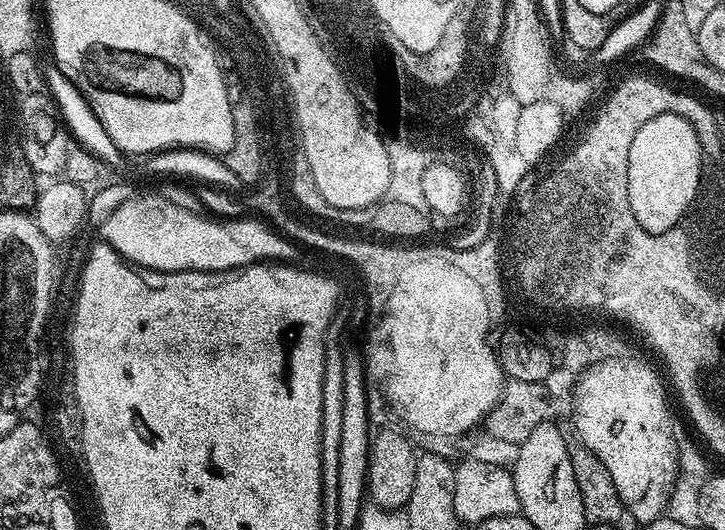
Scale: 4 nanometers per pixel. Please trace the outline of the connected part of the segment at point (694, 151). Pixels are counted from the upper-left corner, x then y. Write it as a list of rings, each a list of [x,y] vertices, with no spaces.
[[[658,114],[658,118],[650,118],[650,122],[646,122],[646,126],[642,126],[642,130],[638,130],[638,134],[634,134],[634,143],[630,145],[629,200],[630,208],[634,212],[634,217],[638,218],[638,225],[645,228],[647,232],[665,232],[666,230],[670,230],[670,226],[674,226],[681,218],[683,218],[684,213],[691,208],[692,202],[696,199],[696,194],[700,190],[702,183],[702,172],[700,176],[700,162],[702,162],[702,155],[699,140],[696,137],[691,124],[686,122],[686,119],[679,117],[678,114]]]

